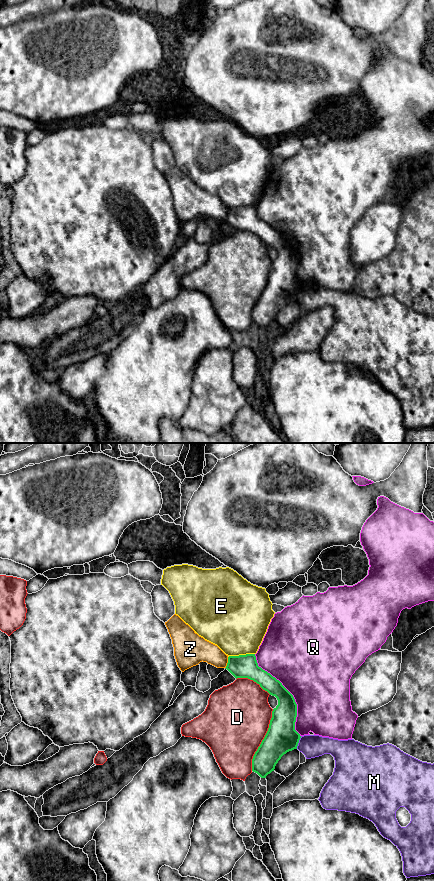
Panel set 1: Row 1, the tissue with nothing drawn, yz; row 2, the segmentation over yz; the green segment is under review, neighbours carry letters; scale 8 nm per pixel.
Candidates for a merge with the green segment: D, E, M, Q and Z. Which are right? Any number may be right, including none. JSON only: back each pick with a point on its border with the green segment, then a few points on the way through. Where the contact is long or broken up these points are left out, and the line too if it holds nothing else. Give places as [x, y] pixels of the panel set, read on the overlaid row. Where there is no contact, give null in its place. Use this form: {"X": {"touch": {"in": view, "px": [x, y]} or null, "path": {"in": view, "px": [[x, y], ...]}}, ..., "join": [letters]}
{"join": []}

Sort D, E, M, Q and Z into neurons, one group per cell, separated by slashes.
D Z / E / M / Q

